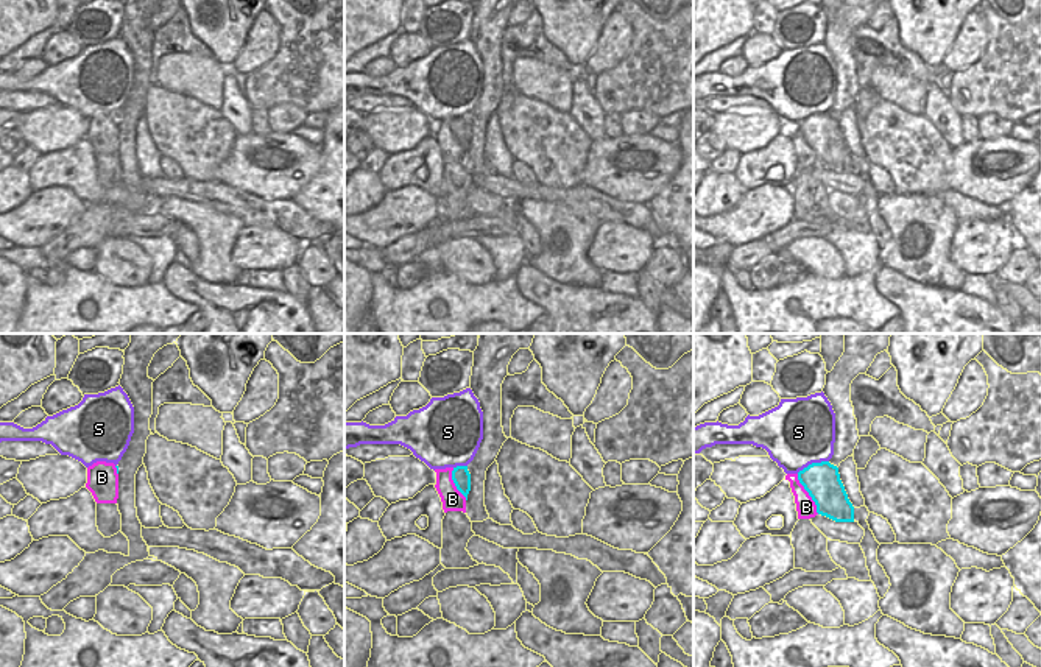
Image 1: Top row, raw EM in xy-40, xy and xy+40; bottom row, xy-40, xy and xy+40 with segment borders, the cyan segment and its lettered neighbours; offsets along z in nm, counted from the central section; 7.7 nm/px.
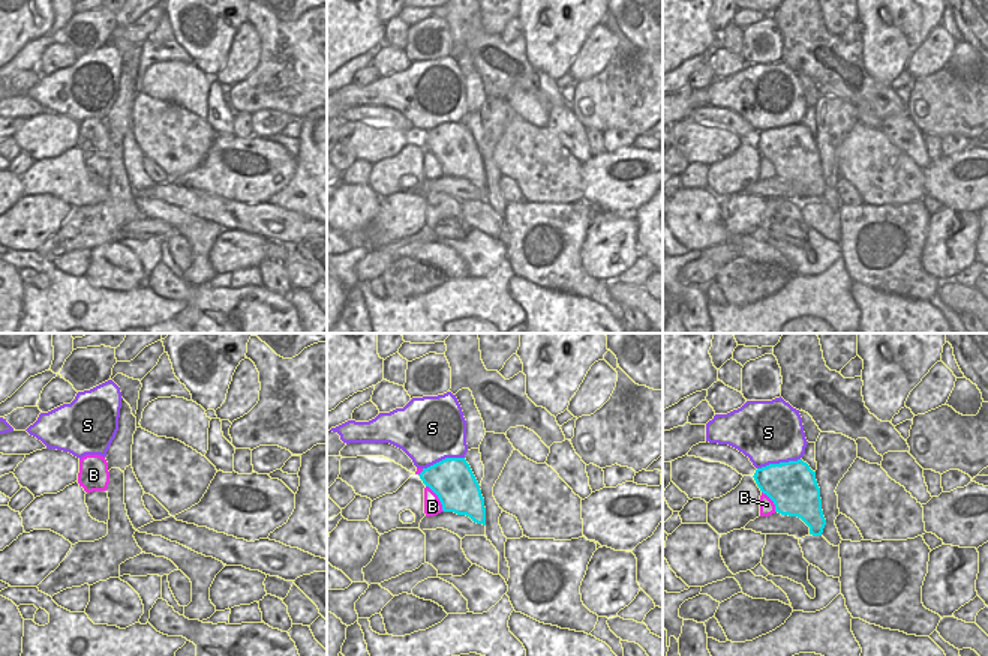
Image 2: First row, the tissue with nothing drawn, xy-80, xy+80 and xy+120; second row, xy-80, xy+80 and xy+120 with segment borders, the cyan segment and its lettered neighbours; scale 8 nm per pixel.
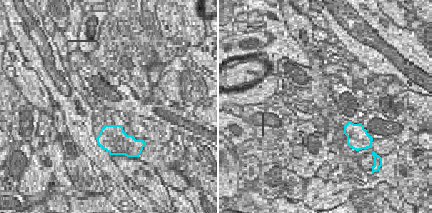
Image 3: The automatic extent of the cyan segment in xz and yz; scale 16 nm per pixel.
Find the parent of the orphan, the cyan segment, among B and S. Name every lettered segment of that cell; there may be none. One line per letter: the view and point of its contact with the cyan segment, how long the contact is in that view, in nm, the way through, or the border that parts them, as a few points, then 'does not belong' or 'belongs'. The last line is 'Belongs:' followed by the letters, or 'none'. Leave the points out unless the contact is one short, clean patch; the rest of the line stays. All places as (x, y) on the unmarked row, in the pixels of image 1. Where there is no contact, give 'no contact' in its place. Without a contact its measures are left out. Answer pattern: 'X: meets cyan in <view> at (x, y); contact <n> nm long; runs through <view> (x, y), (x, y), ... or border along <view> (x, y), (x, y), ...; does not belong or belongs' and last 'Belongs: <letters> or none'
B: meets cyan in xy+40 at (809, 145); contact 360 nm long; belongs
S: meets cyan in xy+40 at (812, 114); contact 280 nm long; does not belong
Belongs: B

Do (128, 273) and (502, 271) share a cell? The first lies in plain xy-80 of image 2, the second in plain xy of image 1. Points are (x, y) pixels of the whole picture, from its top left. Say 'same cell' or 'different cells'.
different cells

